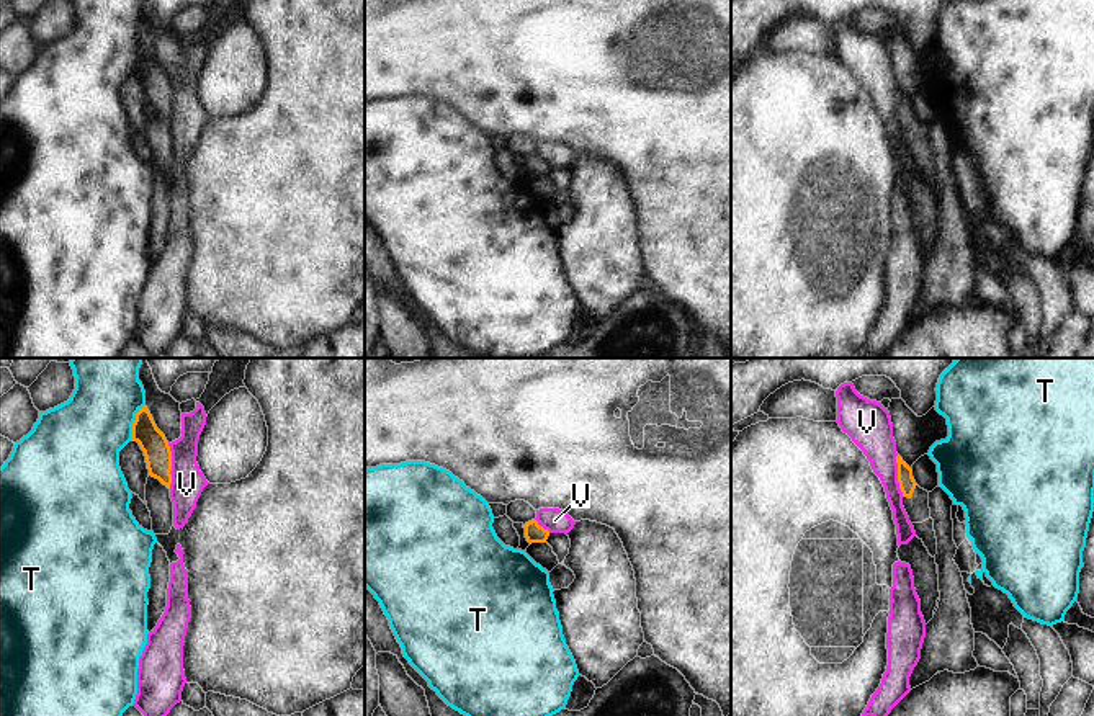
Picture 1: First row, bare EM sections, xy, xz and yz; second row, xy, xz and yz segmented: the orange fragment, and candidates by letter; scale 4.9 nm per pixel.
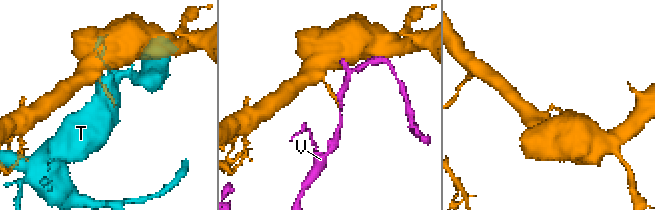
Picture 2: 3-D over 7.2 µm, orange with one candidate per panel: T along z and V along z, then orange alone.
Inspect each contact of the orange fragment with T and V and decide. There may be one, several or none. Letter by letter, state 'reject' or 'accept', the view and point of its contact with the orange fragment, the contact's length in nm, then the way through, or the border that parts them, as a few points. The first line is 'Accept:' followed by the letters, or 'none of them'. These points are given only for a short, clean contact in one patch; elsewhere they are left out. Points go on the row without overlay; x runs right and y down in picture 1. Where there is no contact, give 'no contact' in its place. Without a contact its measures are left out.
Accept: none of them
T: reject | xy (134, 56) | 200 nm
V: reject | xy (170, 100) | 220 nm | along xy (167, 77), (170, 85), (170, 121)

